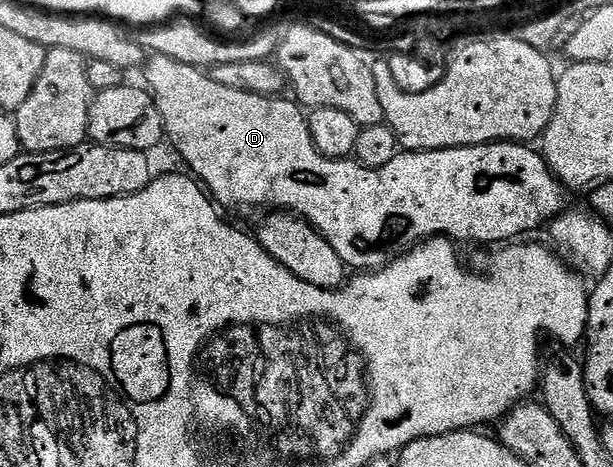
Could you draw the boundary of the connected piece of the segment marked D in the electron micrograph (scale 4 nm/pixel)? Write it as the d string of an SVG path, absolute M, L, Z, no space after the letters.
M160 54L146 59L146 70L148 82L146 82L146 85L153 91L155 103L161 112L166 137L169 142L171 138L176 152L187 161L188 168L186 167L186 169L206 187L210 197L220 207L228 206L231 210L255 210L258 206L268 206L266 209L271 212L278 210L294 212L300 218L305 219L306 222L310 222L316 230L321 231L326 236L329 244L333 244L337 256L341 256L341 260L348 268L354 268L359 272L374 272L382 266L388 266L394 258L401 257L412 246L417 246L429 238L446 236L459 244L464 244L463 242L499 242L495 244L507 244L512 240L522 239L527 236L522 236L522 234L527 234L530 230L537 229L538 226L544 225L543 227L546 227L554 222L560 214L564 213L569 206L569 203L567 203L568 191L563 183L555 177L555 173L549 168L546 158L536 147L534 150L534 145L531 144L522 142L486 142L480 146L454 146L448 150L412 150L399 153L396 158L389 160L389 164L374 170L354 160L326 158L317 148L317 144L313 144L313 136L309 132L309 124L307 123L308 115L305 113L304 107L290 97L276 96L270 98L269 96L257 96L253 92L237 92L237 88L225 88L221 84L217 84L217 80L213 80L210 73L204 72L198 66L177 64L177 60L169 60L169 56L161 56Z

